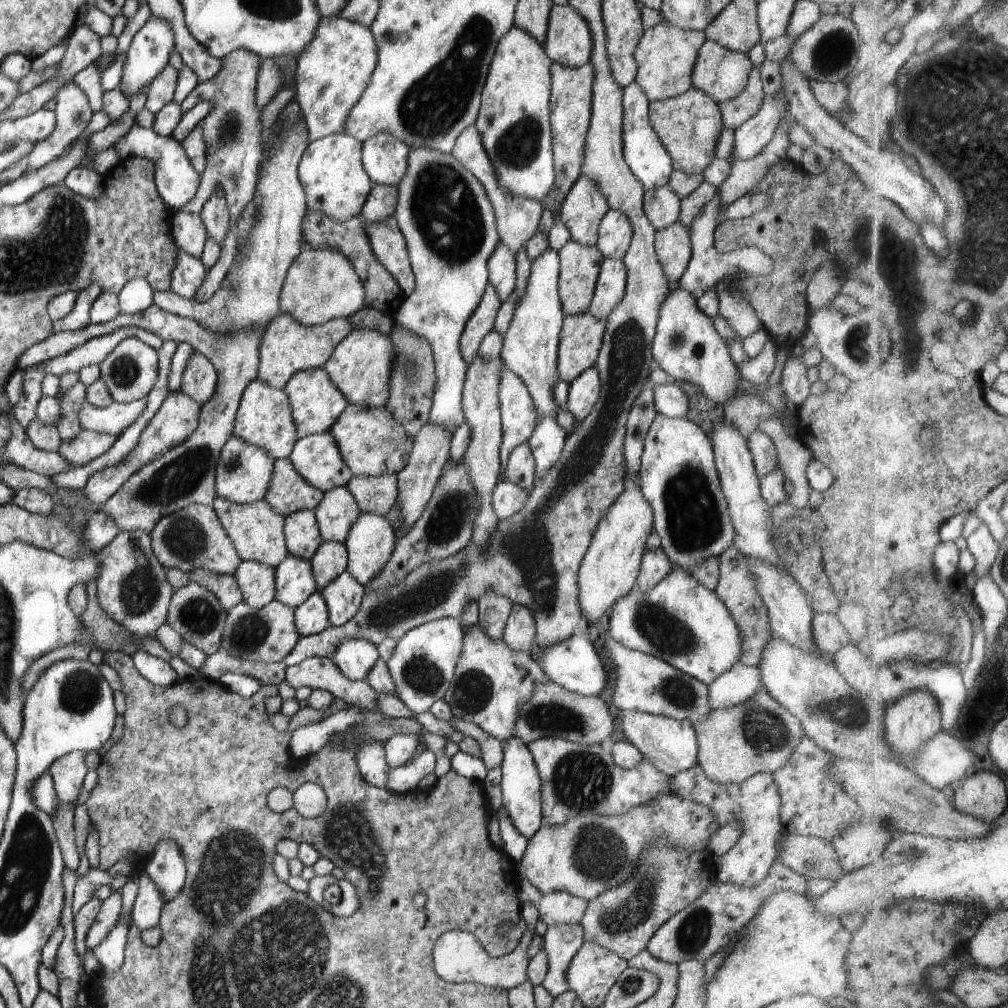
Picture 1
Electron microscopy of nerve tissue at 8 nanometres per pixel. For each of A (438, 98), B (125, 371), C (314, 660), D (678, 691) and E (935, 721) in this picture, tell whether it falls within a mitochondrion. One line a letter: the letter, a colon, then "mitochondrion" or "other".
A: mitochondrion
B: mitochondrion
C: other
D: mitochondrion
E: other

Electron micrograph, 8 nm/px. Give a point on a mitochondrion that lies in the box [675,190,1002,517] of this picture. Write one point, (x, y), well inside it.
(877, 241)

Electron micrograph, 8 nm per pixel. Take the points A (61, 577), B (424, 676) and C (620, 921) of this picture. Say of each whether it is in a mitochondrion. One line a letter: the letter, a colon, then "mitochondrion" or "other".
A: other
B: mitochondrion
C: mitochondrion

